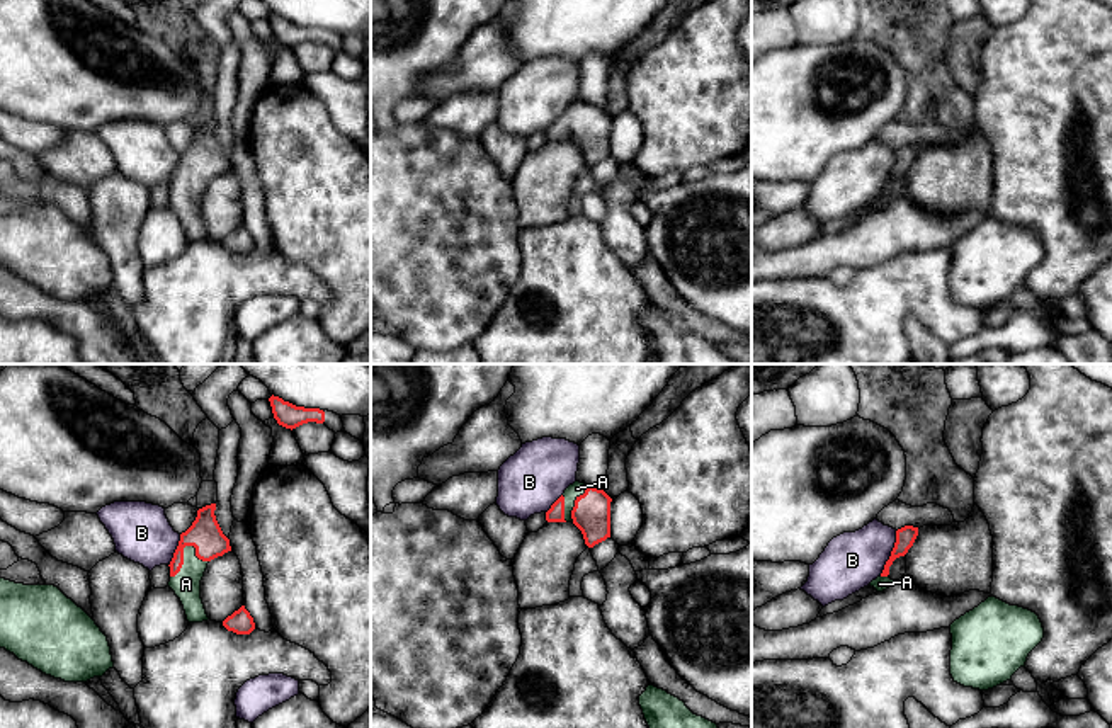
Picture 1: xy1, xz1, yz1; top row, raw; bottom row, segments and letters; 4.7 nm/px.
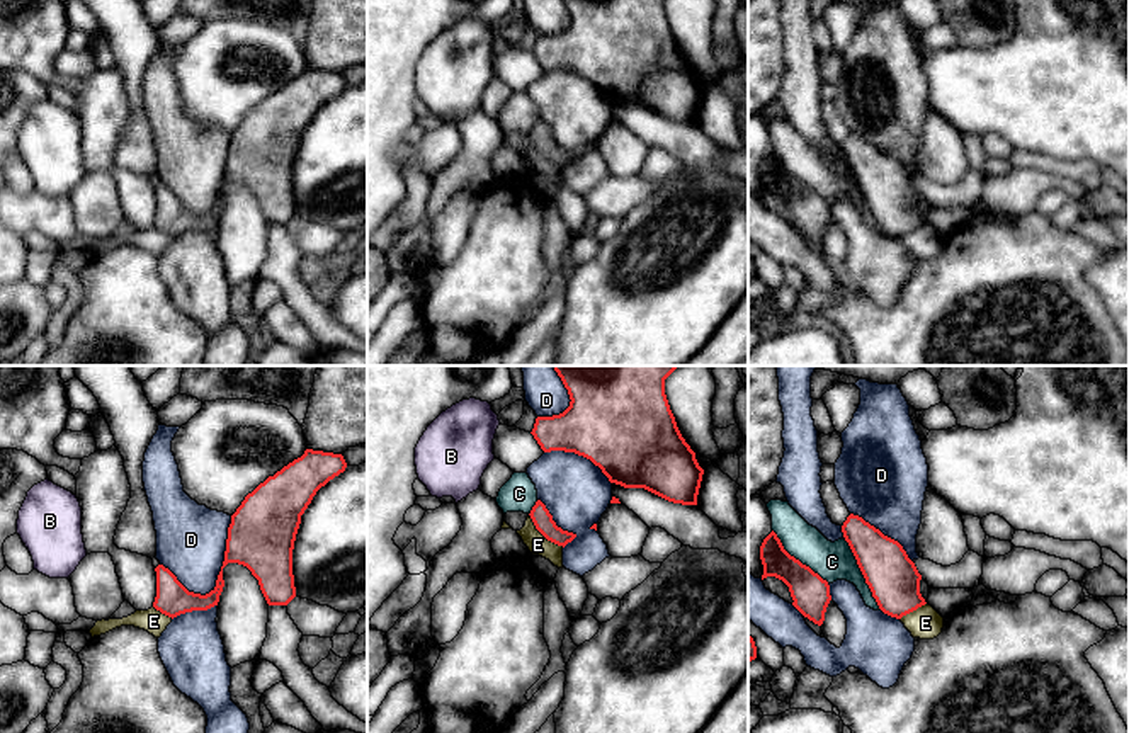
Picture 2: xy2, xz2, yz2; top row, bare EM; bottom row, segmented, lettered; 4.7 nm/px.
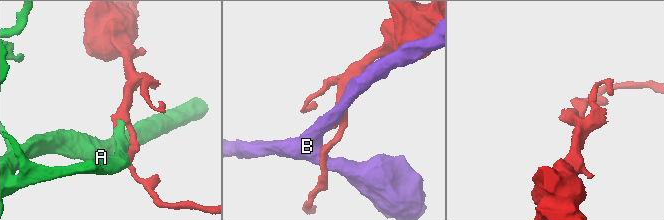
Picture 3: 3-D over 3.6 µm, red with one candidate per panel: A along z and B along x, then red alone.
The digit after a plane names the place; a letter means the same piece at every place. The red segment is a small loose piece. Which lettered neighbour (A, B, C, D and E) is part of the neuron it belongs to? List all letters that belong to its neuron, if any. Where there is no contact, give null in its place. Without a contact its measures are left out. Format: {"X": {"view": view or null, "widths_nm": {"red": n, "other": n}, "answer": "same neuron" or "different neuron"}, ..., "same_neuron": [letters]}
{"A": {"view": "xy1", "widths_nm": {"red": 160, "other": 140}, "answer": "same neuron"}, "B": {"view": "yz1", "widths_nm": {"red": 90, "other": 280}, "answer": "different neuron"}, "C": {"view": "yz2", "widths_nm": {"red": 240, "other": 180}, "answer": "different neuron"}, "D": {"view": "xy2", "widths_nm": {"red": 320, "other": 340}, "answer": "different neuron"}, "E": {"view": "xz2", "widths_nm": {"red": 90, "other": 100}, "answer": "different neuron"}, "same_neuron": ["A"]}

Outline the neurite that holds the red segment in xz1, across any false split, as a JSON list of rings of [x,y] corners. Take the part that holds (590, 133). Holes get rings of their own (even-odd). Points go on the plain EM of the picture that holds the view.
[[[575,100],[546,131],[546,139],[573,141],[593,167],[610,156],[610,121],[604,109]]]

